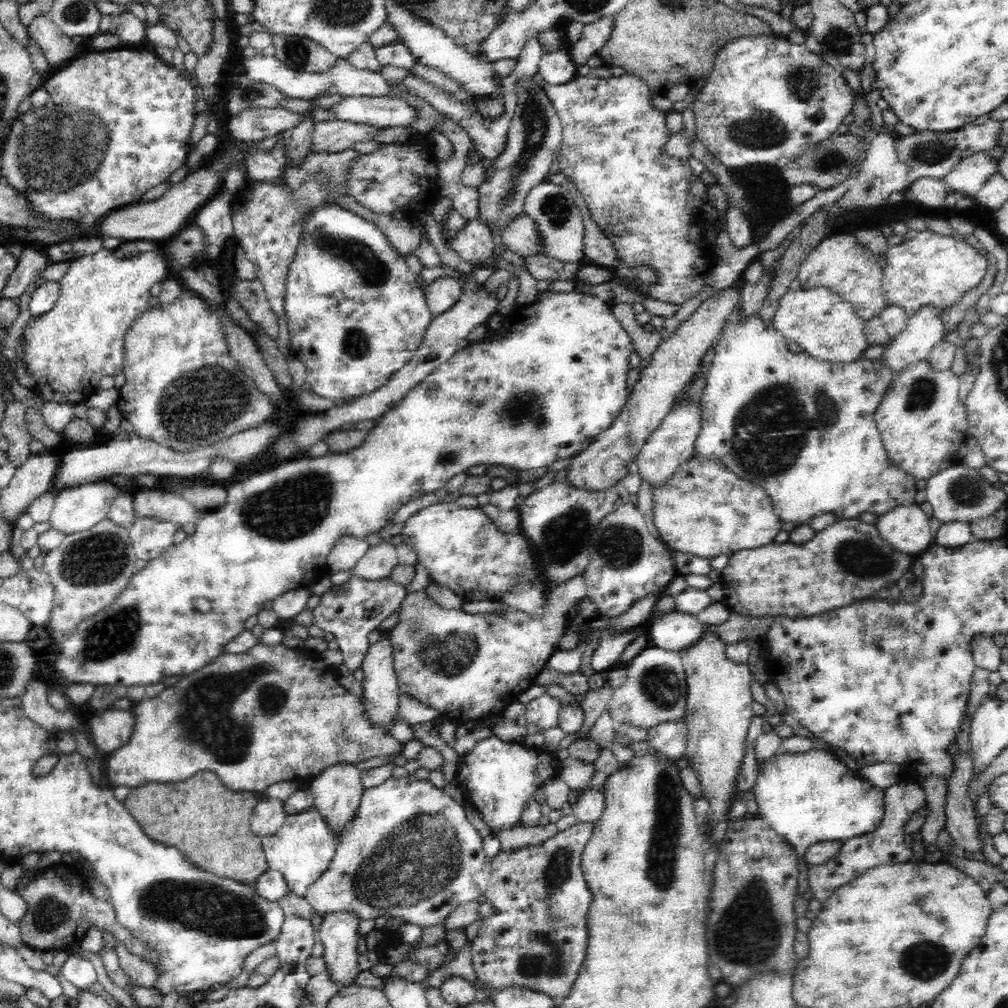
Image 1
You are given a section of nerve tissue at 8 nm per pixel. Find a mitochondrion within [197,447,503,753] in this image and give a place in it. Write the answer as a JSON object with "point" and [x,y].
{"point":[296,508]}

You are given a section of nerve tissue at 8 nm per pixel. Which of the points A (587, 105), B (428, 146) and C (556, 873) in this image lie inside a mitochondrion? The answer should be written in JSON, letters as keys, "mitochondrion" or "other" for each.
{"A":"other","B":"other","C":"mitochondrion"}

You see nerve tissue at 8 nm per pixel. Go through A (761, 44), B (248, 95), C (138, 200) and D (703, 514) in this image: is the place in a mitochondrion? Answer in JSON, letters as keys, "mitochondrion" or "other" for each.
{"A":"other","B":"mitochondrion","C":"other","D":"other"}

